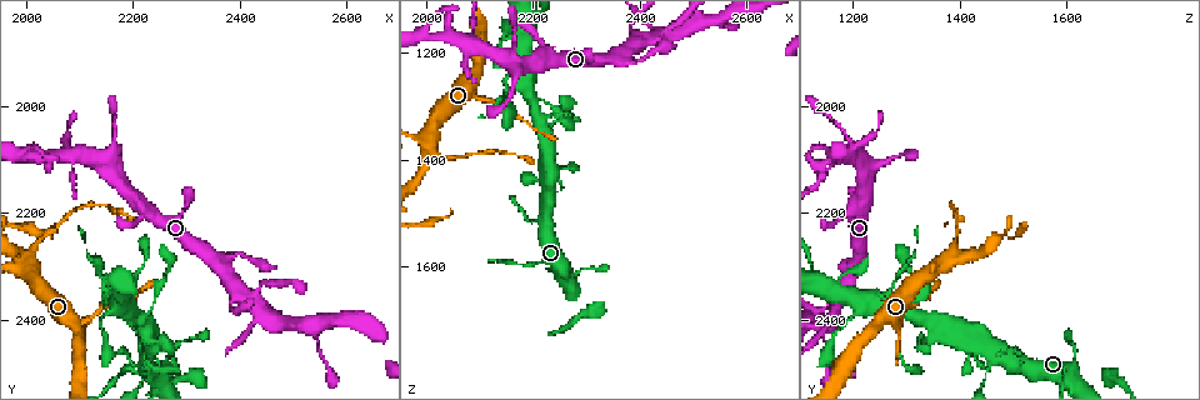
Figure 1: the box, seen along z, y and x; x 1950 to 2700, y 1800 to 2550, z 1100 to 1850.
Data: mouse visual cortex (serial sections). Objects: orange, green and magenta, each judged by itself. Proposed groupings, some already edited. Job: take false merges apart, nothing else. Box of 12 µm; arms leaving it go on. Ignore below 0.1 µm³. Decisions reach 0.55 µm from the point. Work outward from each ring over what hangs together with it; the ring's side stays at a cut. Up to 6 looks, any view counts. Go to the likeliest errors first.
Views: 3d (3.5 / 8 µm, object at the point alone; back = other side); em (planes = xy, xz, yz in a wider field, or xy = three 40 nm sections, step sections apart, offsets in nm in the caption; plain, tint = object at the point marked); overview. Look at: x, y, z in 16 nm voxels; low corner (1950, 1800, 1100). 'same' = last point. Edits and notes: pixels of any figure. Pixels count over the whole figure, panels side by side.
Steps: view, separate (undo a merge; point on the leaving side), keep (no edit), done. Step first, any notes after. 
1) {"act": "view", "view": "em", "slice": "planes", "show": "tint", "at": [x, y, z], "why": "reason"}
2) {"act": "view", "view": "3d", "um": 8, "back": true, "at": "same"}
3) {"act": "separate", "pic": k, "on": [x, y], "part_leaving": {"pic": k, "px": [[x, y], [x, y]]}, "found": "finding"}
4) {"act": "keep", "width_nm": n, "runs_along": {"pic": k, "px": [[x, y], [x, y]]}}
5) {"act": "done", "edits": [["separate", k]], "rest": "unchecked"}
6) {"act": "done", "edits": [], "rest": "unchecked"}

{"act": "view", "view": "em", "slice": "xy", "step": 2, "show": "tint", "at": [2175, 2510, 1595], "why": "a narrow waist"}

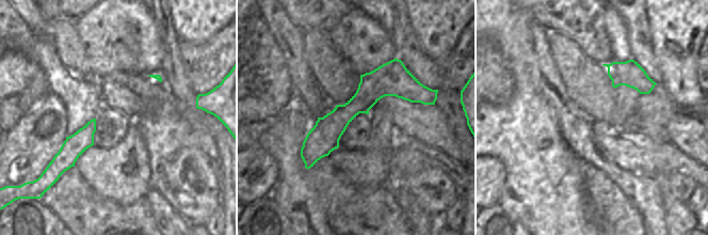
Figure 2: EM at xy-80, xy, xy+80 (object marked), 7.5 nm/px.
{"act": "view", "view": "3d", "um": 3.5, "at": "same"}

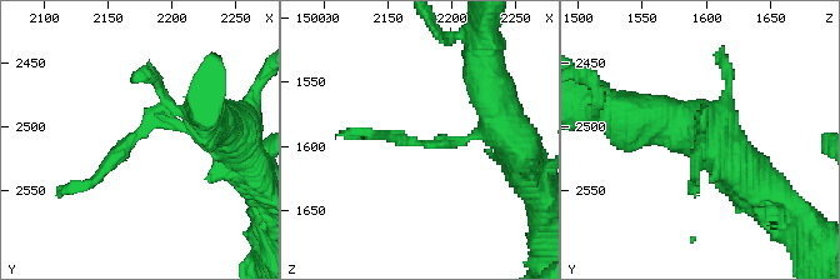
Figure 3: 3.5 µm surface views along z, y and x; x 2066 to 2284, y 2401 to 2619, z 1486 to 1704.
{"act": "keep", "arm_widths_nm": [150, 200], "runs_along": {"pic": 3, "px": [[210, 128], [153, 116], [80, 185]]}, "found": "all the same cell"}

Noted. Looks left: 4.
{"act": "view", "view": "3d", "um": 8, "at": [2005, 2280, 1380], "why": "calibre changes"}

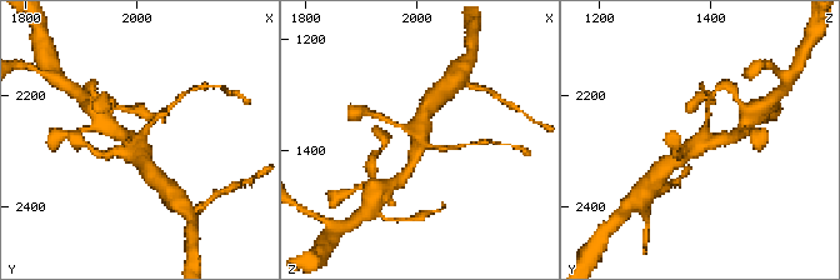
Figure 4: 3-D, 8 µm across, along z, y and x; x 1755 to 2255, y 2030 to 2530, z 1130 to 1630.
{"act": "view", "view": "3d", "um": 3.5, "at": [2005, 2280, 1385], "why": "closer look"}

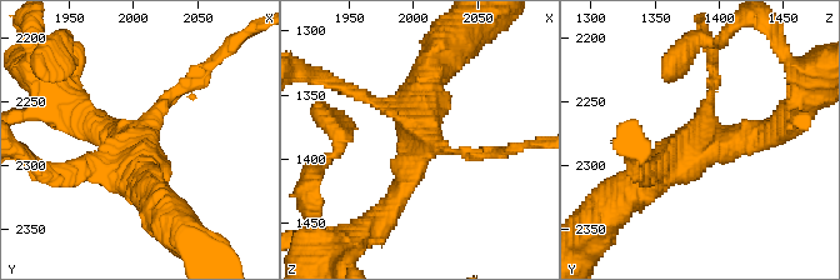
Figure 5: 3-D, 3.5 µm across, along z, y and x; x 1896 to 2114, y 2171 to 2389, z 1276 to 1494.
{"act": "view", "view": "em", "slice": "xy", "step": 2, "show": "tint", "at": [2008, 2280, 1378]}

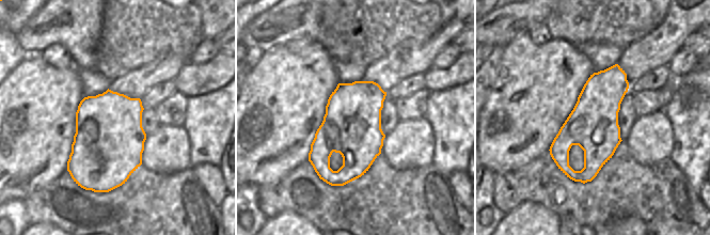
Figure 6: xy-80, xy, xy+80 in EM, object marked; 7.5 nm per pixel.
{"act": "keep", "runs_along": {"pic": 5, "px": [[630, 191], [691, 138], [759, 138]]}, "found": "all the same cell"}

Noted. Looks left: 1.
{"act": "done", "edits": [], "rest": "unchecked"}

